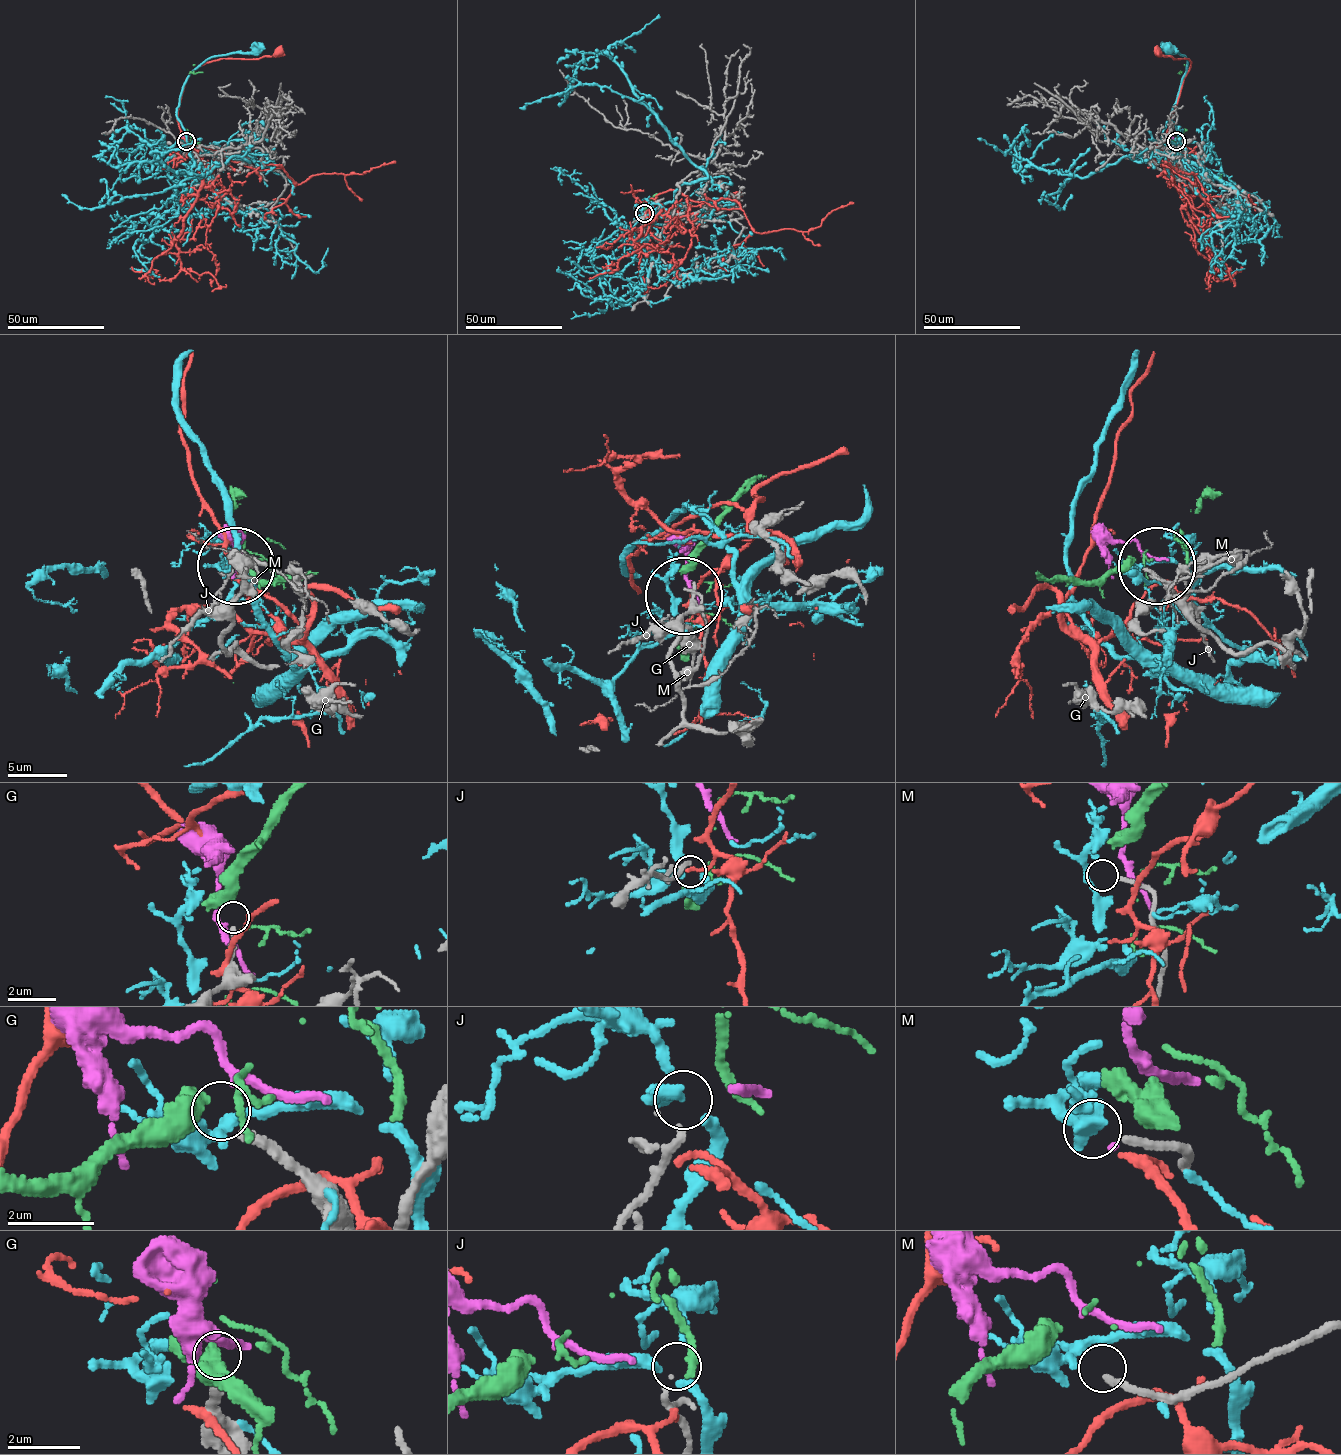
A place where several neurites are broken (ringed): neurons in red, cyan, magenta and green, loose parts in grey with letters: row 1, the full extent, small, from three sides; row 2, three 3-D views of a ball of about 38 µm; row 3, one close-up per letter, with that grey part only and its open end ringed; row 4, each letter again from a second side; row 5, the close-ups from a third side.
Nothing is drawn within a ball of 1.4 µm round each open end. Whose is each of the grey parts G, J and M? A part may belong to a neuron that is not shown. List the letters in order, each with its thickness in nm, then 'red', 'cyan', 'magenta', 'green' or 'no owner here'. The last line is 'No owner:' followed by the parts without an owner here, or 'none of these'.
G: 240 nm thick; no owner here
J: 70 nm thick; no owner here
M: 180 nm thick; no owner here
No owner: G, J, M

